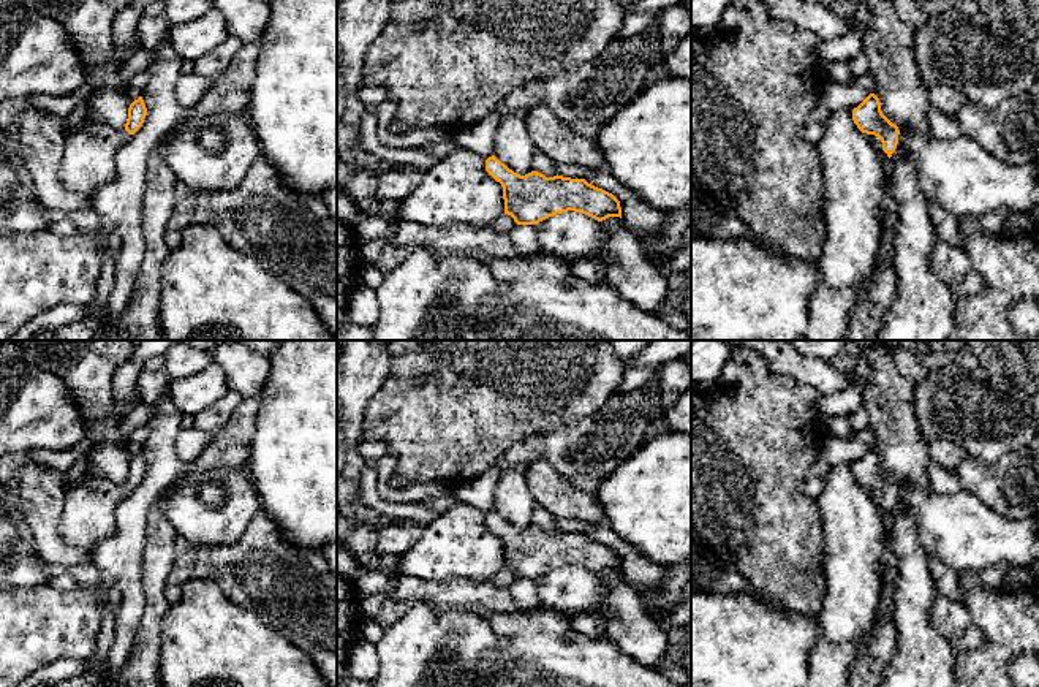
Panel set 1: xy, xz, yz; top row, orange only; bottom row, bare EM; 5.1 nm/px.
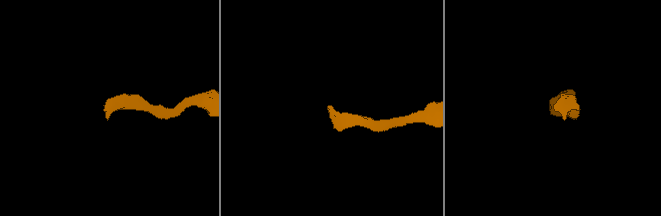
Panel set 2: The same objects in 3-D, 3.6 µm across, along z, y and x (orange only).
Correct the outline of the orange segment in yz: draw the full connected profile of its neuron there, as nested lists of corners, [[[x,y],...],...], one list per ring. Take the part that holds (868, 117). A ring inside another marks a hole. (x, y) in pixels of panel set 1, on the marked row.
[[[870,93],[852,109],[852,120],[862,133],[867,133],[884,163],[889,161],[898,144],[900,130],[881,111],[879,98]]]

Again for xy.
[[[142,97],[128,108],[123,128],[92,123],[66,135],[59,176],[68,190],[90,198],[115,176],[119,147],[144,123],[147,108]]]

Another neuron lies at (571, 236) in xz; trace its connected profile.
[[[574,211],[557,214],[535,226],[539,252],[571,264],[596,258],[607,233],[601,222]]]

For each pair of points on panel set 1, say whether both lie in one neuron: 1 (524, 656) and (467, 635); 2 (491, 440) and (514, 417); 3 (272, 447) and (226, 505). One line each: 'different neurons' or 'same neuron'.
1: different neurons
2: same neuron
3: different neurons

